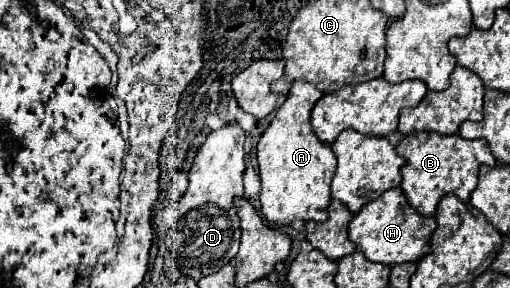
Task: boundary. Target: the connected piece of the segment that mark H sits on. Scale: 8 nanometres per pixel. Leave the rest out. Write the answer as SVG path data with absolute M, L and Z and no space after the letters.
M399 187L385 191L379 199L367 203L349 225L349 239L363 251L363 255L375 263L383 265L399 265L407 261L419 261L423 255L429 253L429 241L435 233L435 219L421 217L411 209L403 191Z

